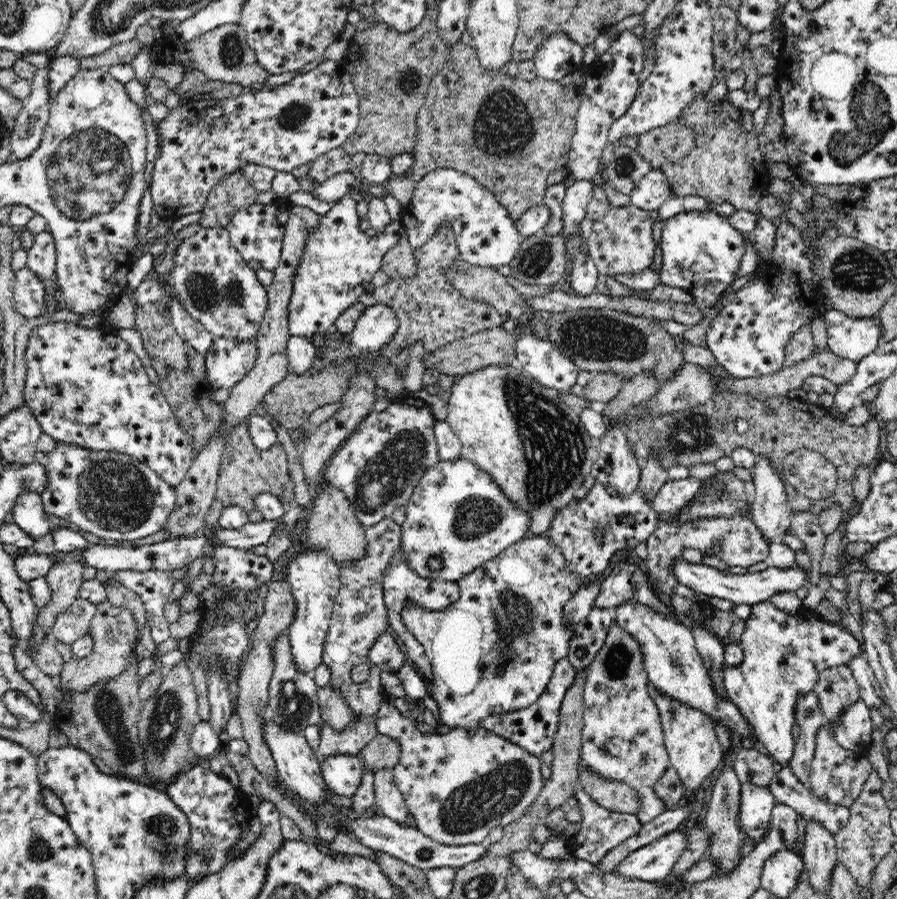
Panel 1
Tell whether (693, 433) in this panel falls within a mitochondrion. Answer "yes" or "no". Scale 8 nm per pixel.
yes

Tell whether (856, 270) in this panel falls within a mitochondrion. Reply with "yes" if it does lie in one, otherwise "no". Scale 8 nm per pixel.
yes

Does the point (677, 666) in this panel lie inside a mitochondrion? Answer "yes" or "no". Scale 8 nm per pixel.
yes

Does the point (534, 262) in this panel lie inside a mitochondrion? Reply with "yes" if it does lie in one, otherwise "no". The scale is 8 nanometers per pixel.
yes

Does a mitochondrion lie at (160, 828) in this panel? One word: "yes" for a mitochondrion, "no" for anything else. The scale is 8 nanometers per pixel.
yes

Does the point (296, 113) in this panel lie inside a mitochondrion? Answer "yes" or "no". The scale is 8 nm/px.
yes

